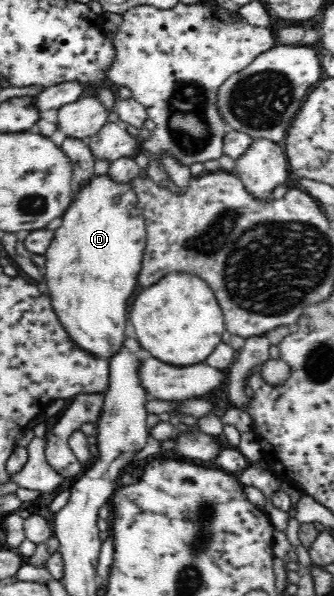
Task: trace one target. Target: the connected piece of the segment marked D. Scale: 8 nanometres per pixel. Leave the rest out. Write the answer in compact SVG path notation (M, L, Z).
M107 173L94 174L75 190L73 202L63 214L63 224L57 228L47 250L47 263L43 268L44 284L54 311L71 339L93 356L108 359L115 356L119 348L123 348L130 327L125 314L136 294L137 275L141 270L145 249L146 224L133 181L123 183Z

